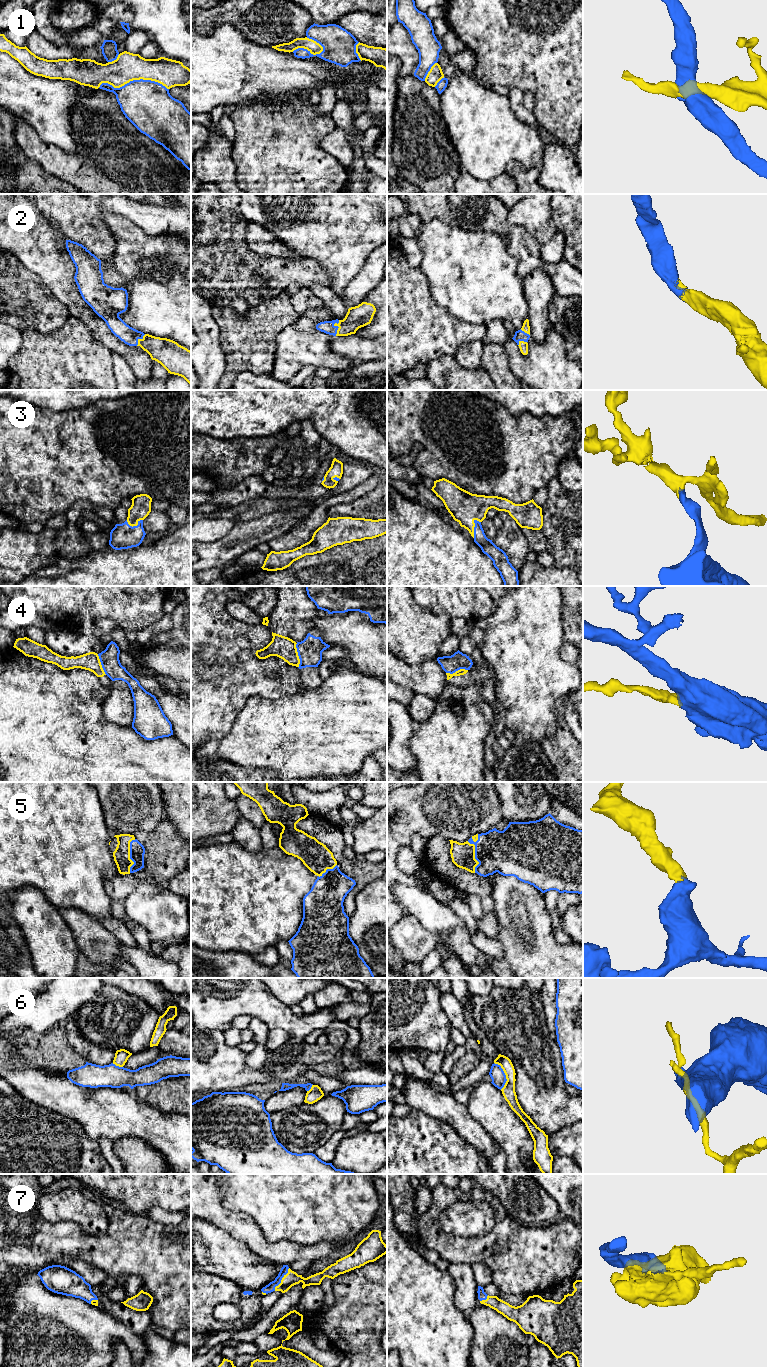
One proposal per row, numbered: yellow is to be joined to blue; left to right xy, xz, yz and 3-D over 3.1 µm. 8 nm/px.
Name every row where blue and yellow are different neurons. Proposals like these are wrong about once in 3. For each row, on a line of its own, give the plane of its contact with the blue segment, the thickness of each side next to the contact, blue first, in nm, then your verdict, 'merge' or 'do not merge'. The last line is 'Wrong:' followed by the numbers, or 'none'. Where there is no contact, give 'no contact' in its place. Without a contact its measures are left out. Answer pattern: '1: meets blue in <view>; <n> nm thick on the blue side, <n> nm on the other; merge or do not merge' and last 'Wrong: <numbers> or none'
1: meets blue in xy; 400 nm thick on the blue side, 220 nm on the other; do not merge
2: meets blue in xz; 100 nm thick on the blue side, 180 nm on the other; merge
3: meets blue in yz; 110 nm thick on the blue side, 260 nm on the other; merge
4: meets blue in xz; 190 nm thick on the blue side, 180 nm on the other; do not merge
5: meets blue in yz; 360 nm thick on the blue side, 190 nm on the other; merge
6: meets blue in yz; 120 nm thick on the blue side, 110 nm on the other; do not merge
7: meets blue in xz; 70 nm thick on the blue side, 110 nm on the other; merge
Wrong: 1, 4, 6

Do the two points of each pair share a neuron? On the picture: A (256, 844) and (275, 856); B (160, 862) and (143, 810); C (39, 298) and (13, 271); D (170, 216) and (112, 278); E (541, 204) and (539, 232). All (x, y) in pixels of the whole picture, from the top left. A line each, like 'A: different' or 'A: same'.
A: different
B: different
C: same
D: different
E: same

